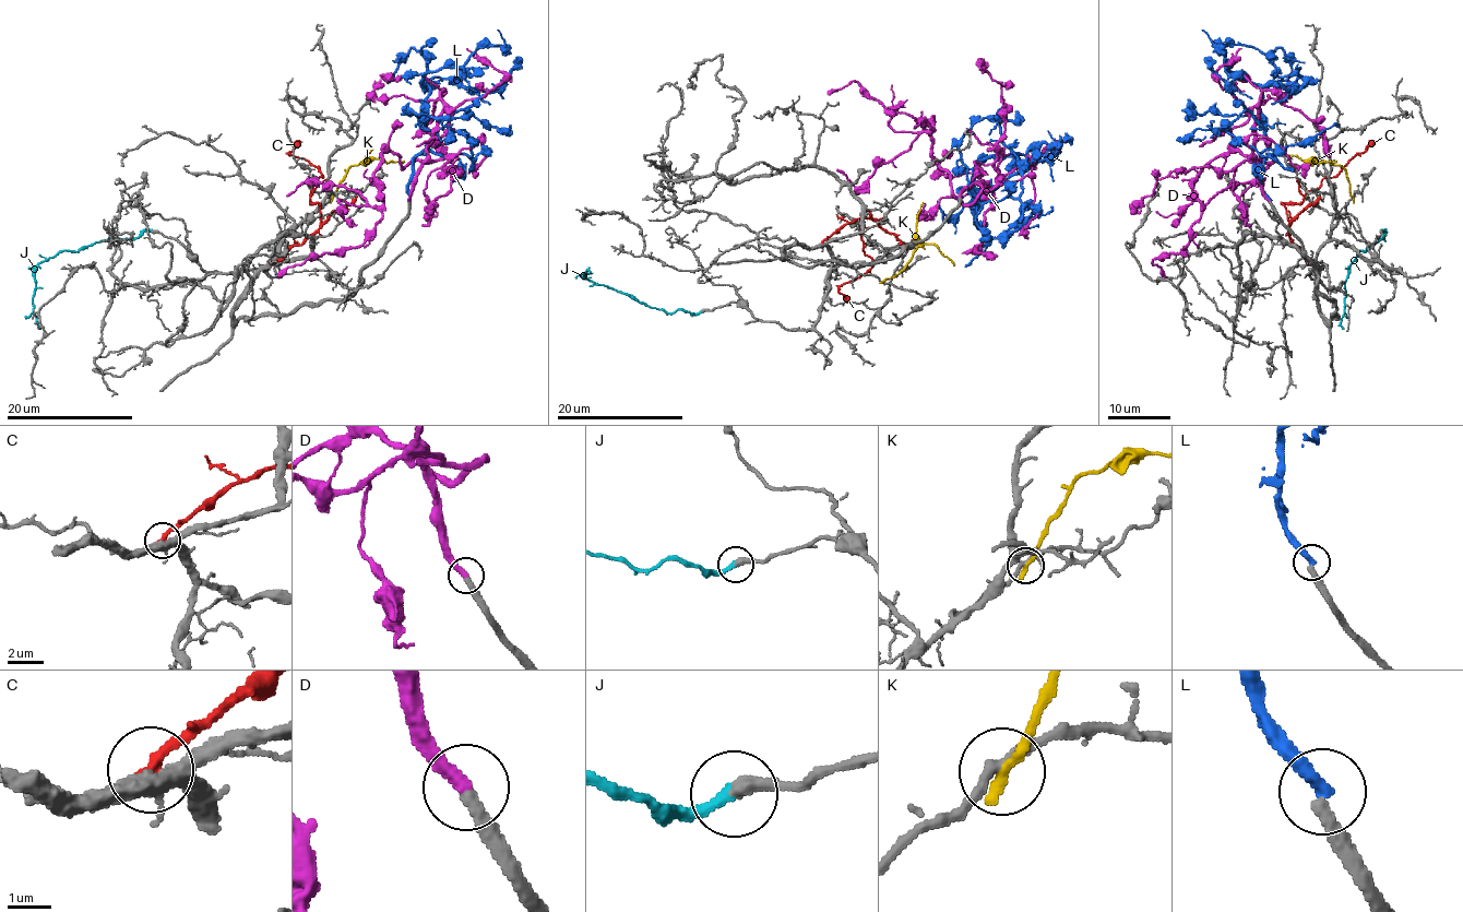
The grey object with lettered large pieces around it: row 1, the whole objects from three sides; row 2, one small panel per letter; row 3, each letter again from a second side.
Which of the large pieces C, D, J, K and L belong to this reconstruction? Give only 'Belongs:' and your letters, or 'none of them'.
Belongs: D, J

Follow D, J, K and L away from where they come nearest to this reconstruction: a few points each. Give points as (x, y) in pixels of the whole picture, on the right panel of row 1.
D: (1270, 201), (1256, 162), (1274, 161), (1216, 155), (1192, 187), (1200, 218), (1191, 237), (1153, 260), (1164, 275)
J: (1382, 232), (1384, 232), (1380, 239), (1383, 237), (1366, 251), (1362, 250), (1347, 271), (1341, 326), (1344, 329)
K: (1354, 198), (1345, 172), (1340, 165), (1298, 158), (1273, 149)
L: (1270, 200), (1260, 176), (1260, 154), (1268, 146), (1262, 87), (1232, 72), (1224, 62), (1225, 52), (1202, 30)

